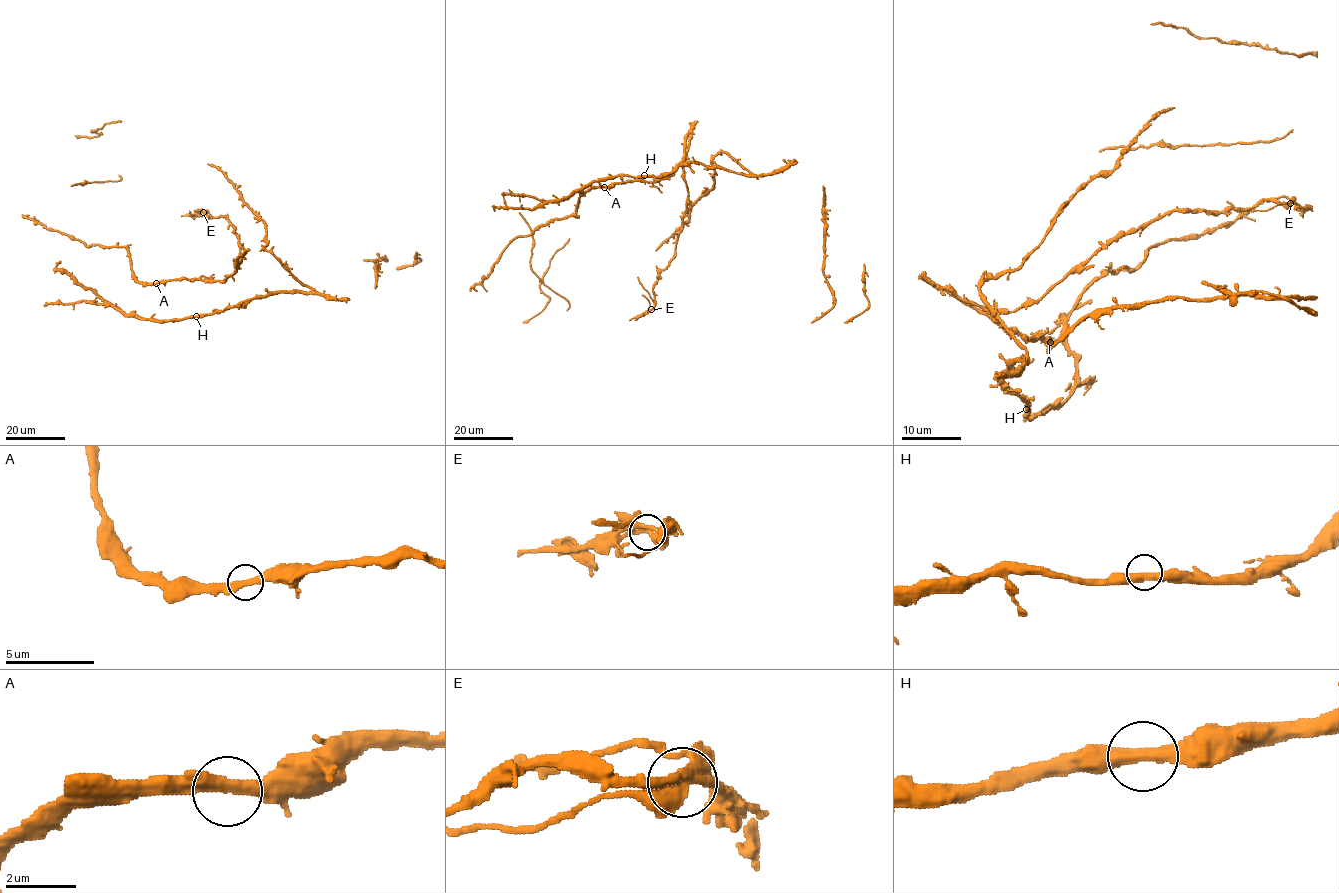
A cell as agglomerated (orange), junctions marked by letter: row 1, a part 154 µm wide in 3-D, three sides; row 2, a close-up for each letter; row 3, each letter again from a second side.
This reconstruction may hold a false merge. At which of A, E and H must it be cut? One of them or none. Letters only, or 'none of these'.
E

